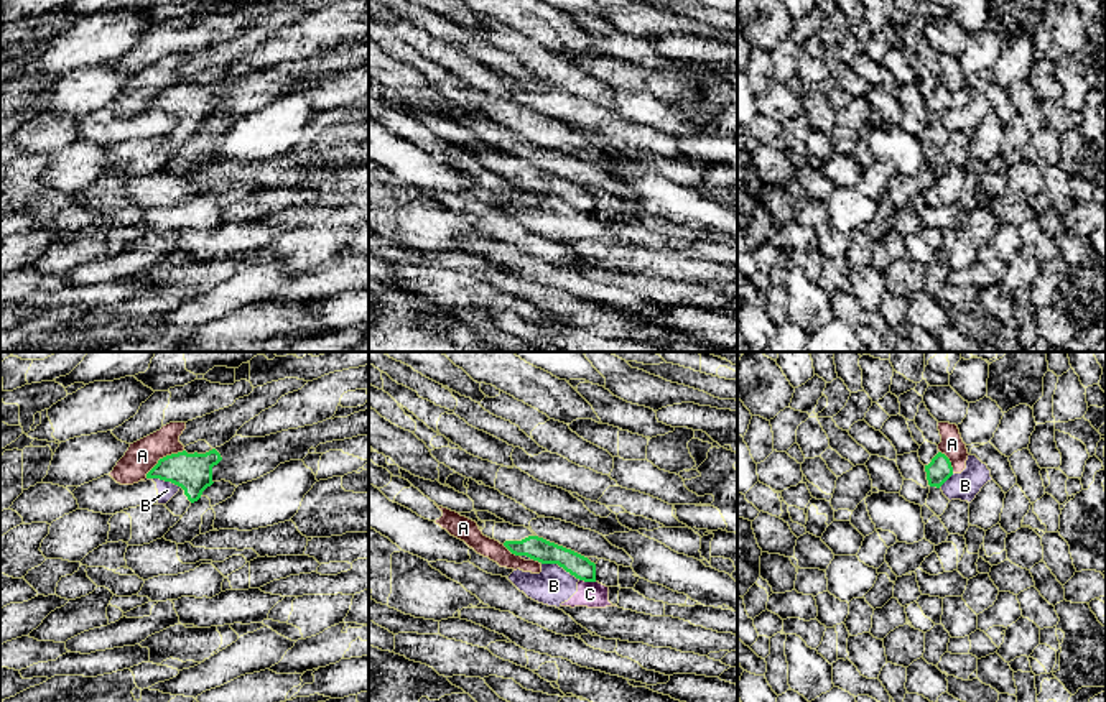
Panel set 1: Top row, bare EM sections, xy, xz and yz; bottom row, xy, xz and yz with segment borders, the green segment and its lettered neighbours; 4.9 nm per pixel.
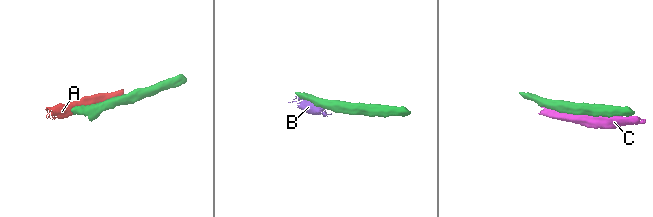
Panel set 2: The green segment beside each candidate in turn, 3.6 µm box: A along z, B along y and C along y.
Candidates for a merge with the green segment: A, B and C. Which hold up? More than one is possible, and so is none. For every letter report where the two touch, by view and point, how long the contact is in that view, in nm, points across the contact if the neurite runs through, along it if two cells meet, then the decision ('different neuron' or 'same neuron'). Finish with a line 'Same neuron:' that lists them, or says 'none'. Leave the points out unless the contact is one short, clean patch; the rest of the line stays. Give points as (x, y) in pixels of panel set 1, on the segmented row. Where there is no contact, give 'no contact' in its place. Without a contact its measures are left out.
A: meets green in xy at (163, 457); contact 240 nm long; different neuron
B: meets green in xz at (558, 564); contact 240 nm long; different neuron
C: meets green in xz at (588, 581); contact 80 nm long; different neuron
Same neuron: none

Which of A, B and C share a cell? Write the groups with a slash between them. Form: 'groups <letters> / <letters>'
groups A / B C

